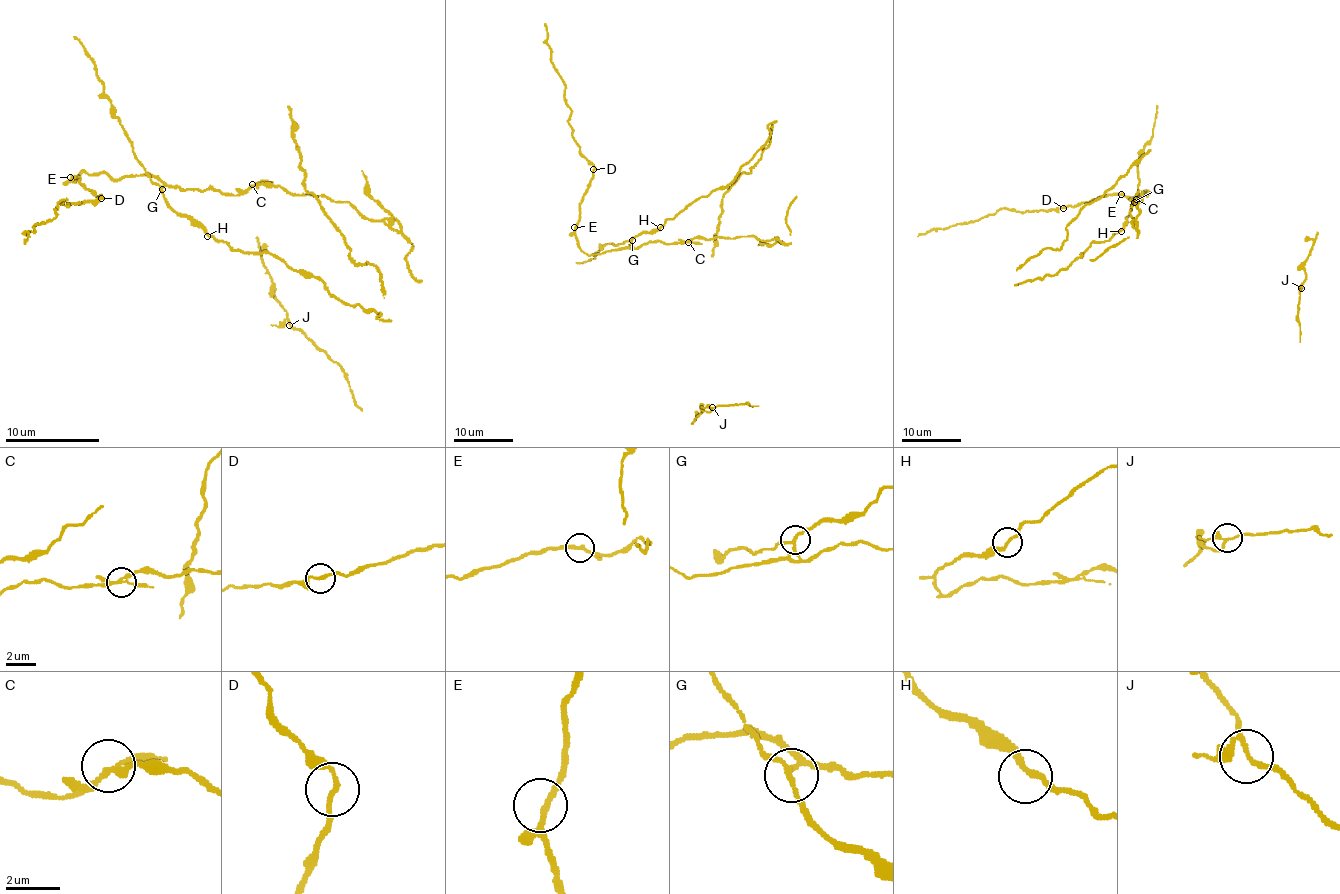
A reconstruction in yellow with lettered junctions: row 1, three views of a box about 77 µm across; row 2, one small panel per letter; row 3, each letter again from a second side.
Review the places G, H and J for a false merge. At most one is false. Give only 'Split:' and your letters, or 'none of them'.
Split: G

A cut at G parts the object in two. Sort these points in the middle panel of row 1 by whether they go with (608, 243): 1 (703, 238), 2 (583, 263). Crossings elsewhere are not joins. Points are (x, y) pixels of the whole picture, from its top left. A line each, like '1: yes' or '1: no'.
1: no
2: yes

